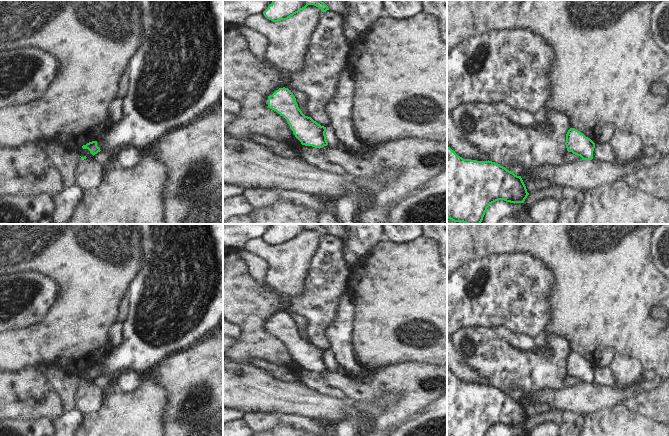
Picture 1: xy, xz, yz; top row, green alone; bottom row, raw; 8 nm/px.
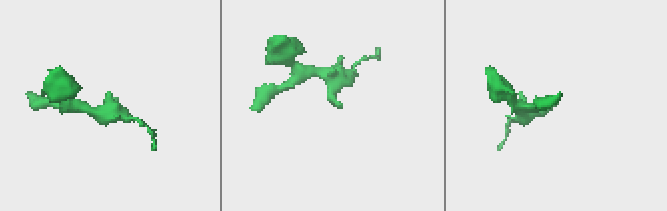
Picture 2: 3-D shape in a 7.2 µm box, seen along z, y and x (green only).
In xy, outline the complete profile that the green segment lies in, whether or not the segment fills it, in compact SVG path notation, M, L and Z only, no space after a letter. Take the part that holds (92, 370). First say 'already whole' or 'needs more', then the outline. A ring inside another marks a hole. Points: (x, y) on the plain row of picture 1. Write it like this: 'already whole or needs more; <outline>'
already whole; M92 365L82 370L83 373L88 373L90 377L94 380L98 376L100 376L100 372L97 370L97 365Z

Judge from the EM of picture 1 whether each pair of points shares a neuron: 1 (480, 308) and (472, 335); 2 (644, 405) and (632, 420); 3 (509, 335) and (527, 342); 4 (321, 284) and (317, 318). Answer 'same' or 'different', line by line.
1: different
2: different
3: same
4: same

